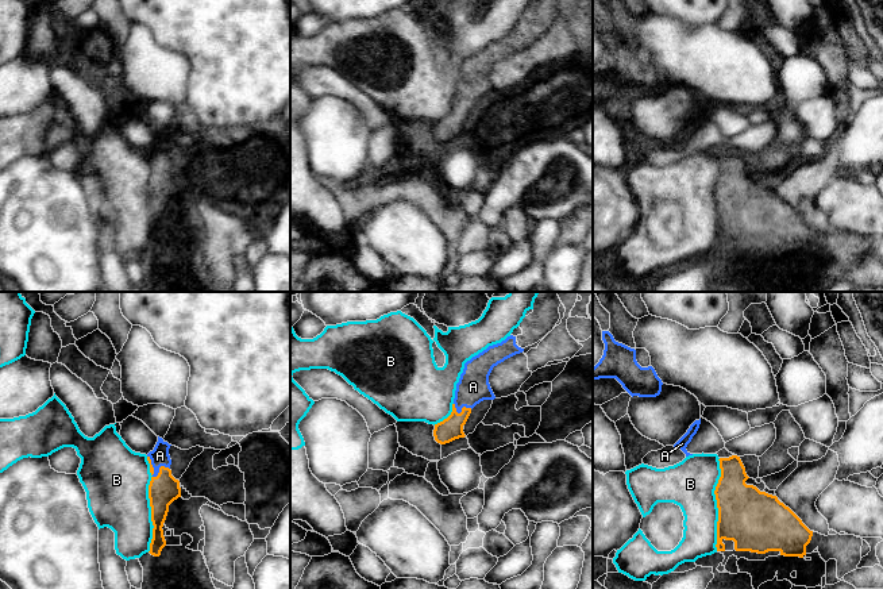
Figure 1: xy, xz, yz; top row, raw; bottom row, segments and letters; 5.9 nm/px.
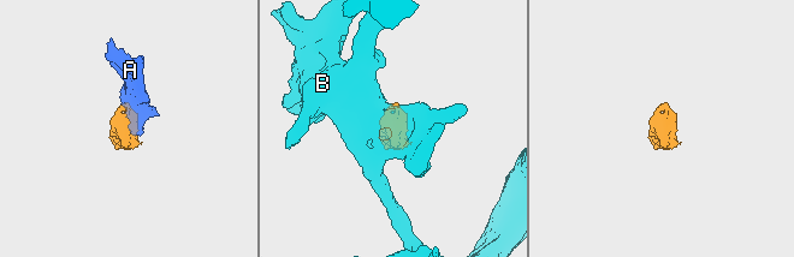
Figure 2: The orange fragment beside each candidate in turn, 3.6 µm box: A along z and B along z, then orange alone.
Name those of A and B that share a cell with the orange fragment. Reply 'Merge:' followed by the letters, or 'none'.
Merge: A

